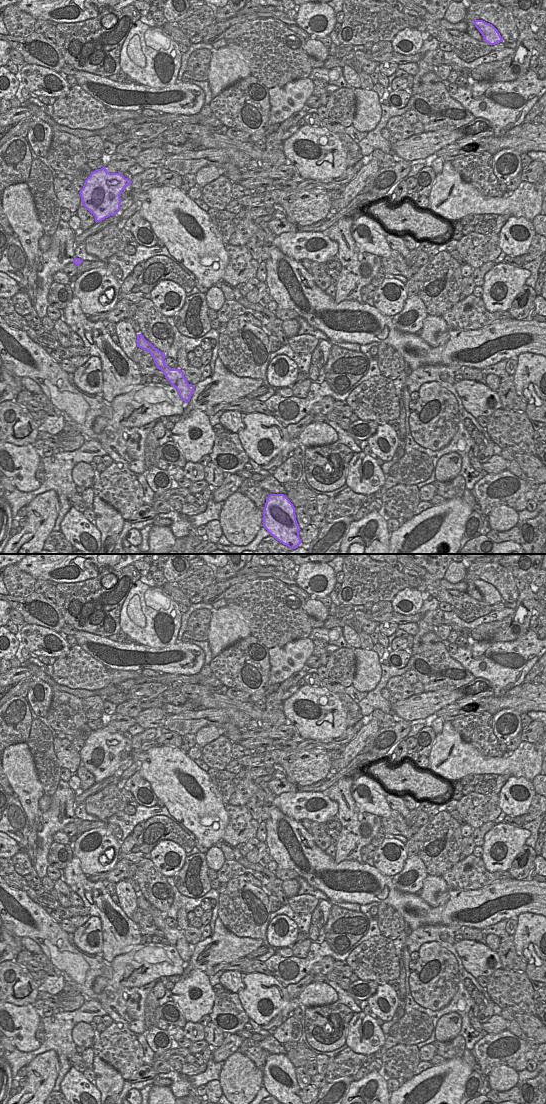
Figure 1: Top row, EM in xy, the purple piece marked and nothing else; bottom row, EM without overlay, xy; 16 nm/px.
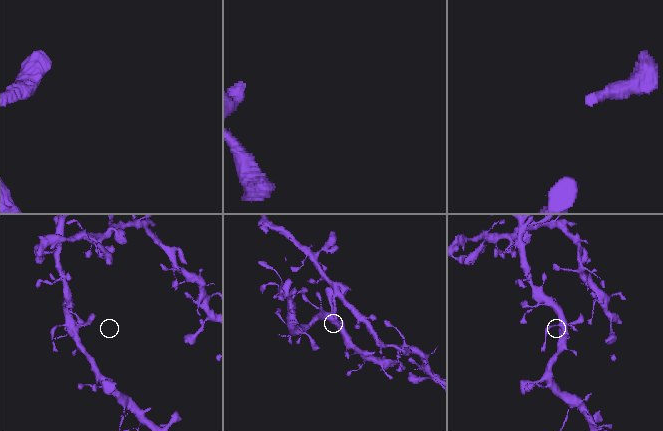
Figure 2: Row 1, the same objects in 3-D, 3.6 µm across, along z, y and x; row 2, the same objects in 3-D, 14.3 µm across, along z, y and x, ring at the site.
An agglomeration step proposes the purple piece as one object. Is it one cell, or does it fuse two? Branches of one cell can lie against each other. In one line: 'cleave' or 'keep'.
keep

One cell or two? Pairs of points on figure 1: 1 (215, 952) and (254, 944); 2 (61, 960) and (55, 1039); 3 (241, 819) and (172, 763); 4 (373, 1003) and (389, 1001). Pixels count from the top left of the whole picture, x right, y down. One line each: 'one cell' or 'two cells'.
1: one cell
2: two cells
3: two cells
4: one cell

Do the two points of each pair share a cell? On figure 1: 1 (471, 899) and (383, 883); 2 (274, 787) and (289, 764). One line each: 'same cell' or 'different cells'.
1: same cell
2: different cells

